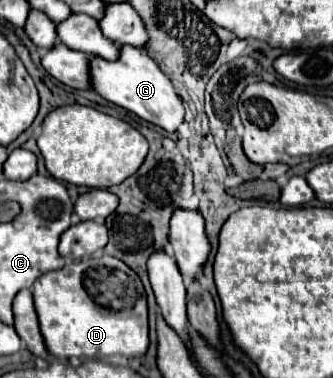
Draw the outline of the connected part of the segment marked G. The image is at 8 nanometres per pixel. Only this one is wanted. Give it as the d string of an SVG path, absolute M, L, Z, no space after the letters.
M123 46L121 58L117 62L91 58L91 66L93 66L93 90L101 94L105 100L135 112L139 118L155 126L161 126L167 132L177 132L179 124L185 122L185 106L181 98L175 94L169 78L147 56L147 52L131 46Z

